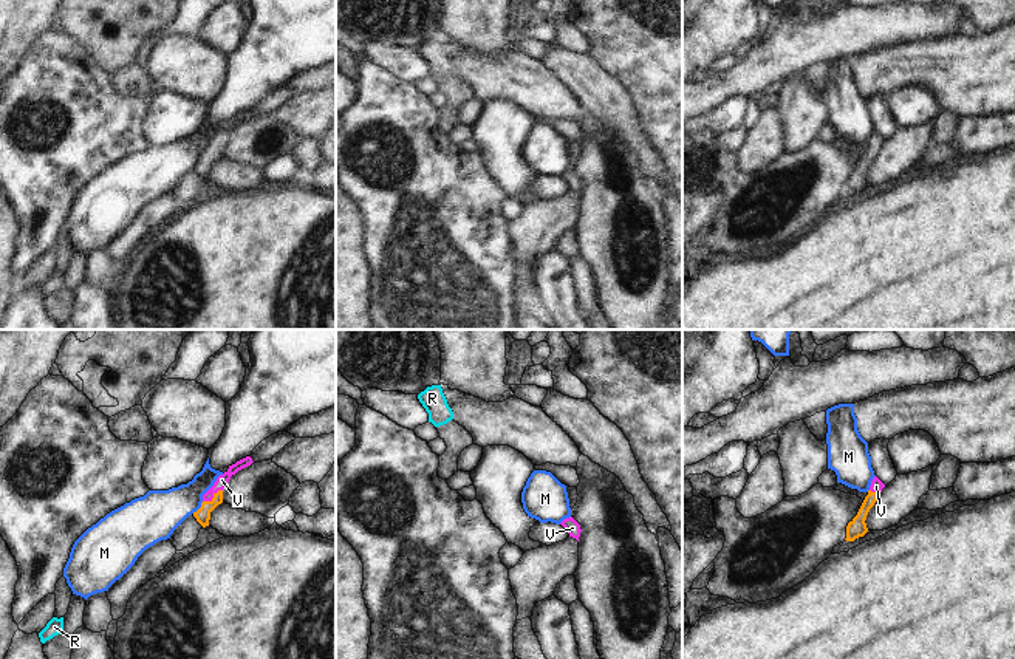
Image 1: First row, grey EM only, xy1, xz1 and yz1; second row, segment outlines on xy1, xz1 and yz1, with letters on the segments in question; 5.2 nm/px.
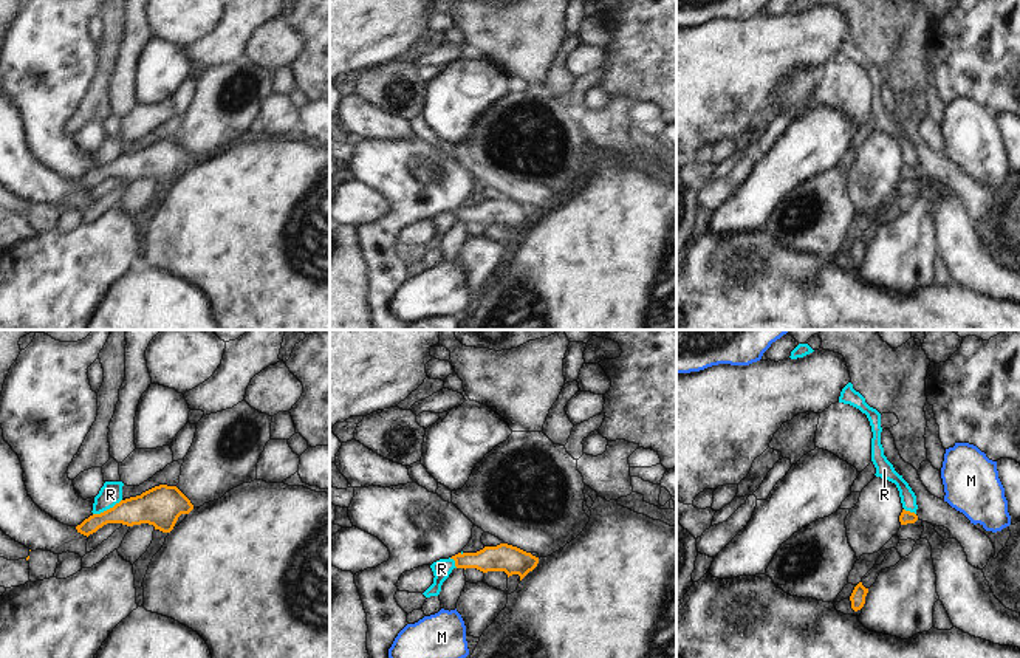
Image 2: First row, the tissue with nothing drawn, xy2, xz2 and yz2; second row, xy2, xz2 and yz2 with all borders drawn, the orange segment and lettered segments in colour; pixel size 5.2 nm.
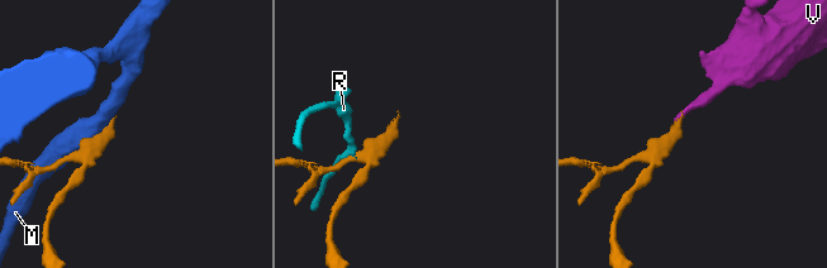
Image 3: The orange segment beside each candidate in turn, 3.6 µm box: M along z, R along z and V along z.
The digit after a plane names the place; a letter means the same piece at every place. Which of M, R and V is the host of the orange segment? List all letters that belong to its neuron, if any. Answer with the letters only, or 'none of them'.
V

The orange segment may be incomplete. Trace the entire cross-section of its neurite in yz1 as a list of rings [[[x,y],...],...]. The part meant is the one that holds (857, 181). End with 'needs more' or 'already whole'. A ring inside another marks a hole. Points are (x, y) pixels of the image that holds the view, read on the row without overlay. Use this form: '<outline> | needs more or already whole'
[[[874,130],[868,149],[865,150],[857,169],[846,179],[846,192],[845,192],[846,195],[854,195],[856,192],[863,190],[868,186],[865,176],[866,169],[877,155],[879,147],[882,145],[883,141],[885,138],[877,130]]] | needs more

